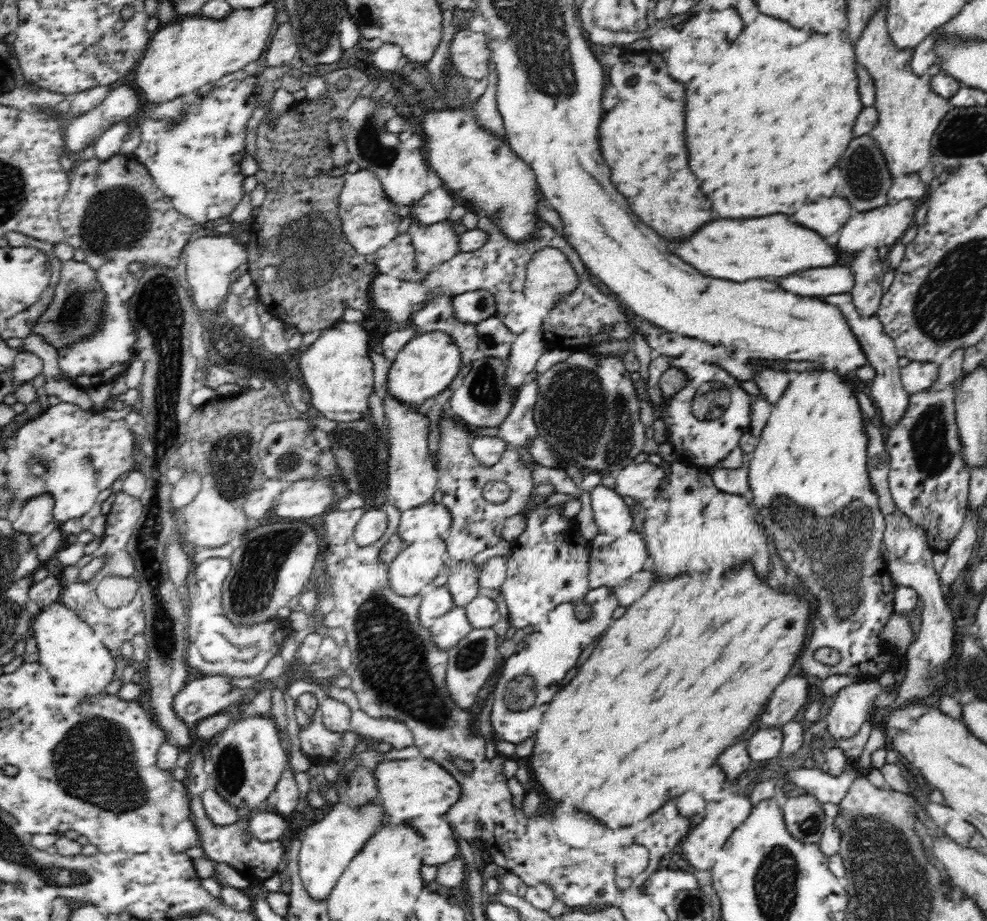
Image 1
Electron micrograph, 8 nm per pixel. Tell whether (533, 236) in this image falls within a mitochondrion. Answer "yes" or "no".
no

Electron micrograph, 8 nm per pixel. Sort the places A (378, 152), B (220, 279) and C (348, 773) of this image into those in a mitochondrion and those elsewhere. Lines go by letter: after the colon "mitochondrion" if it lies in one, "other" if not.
A: mitochondrion
B: other
C: mitochondrion

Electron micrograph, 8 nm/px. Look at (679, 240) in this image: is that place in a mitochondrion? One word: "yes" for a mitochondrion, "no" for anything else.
no

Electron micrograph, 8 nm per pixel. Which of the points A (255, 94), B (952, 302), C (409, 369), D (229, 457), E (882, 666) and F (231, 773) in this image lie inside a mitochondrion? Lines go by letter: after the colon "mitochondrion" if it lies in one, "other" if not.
A: other
B: mitochondrion
C: other
D: mitochondrion
E: other
F: mitochondrion

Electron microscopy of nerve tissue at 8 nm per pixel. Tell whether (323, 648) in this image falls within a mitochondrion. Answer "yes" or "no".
no

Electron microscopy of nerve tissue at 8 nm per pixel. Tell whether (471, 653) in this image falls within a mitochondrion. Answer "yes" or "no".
yes

